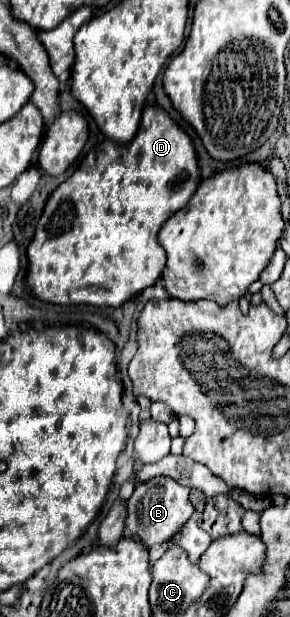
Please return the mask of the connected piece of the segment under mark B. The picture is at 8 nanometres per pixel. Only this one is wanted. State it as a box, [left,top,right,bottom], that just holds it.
[125,480,195,548]

